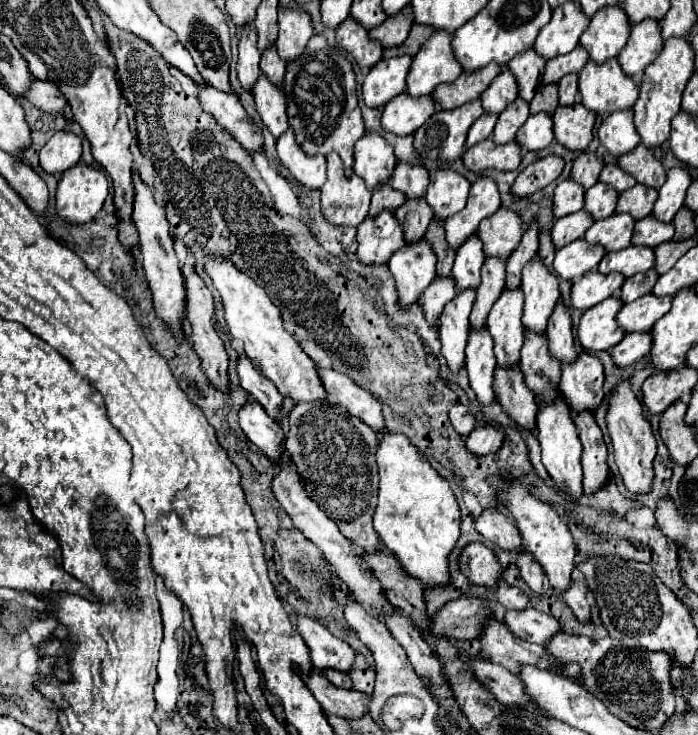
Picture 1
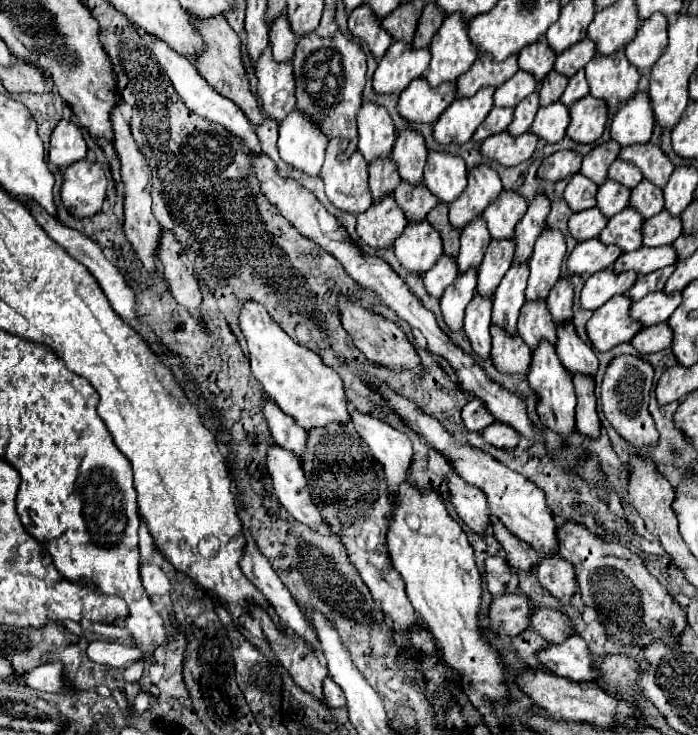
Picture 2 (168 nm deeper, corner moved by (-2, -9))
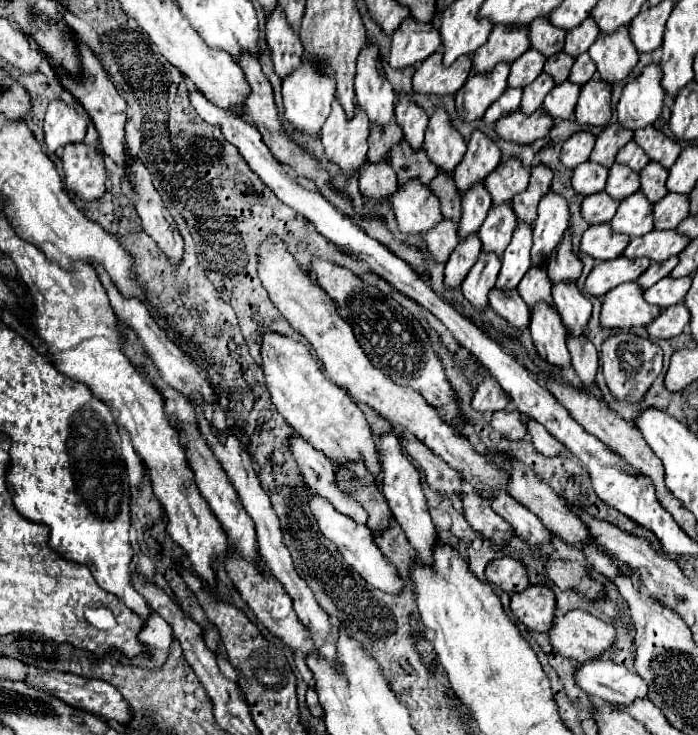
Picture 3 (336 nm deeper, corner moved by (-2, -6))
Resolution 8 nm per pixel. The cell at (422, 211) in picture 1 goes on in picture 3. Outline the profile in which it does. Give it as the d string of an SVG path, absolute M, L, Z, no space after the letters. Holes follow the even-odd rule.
M404 139L398 143L398 149L390 153L390 165L398 175L400 183L406 183L412 177L418 177L424 185L428 185L436 175L438 167L428 161L424 149L410 149Z

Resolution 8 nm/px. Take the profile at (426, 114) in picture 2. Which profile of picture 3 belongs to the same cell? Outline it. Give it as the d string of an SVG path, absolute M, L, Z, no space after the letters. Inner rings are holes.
M436 51L432 57L422 61L414 75L414 89L420 93L454 95L470 75L470 57L458 57L454 65L442 65L442 53Z

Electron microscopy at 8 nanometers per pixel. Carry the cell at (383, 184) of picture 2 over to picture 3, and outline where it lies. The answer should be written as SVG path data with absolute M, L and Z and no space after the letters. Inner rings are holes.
M398 123L386 125L386 129L374 129L370 127L370 137L368 137L368 159L370 161L380 161L388 159L392 145L396 145L402 139L402 129L398 129Z

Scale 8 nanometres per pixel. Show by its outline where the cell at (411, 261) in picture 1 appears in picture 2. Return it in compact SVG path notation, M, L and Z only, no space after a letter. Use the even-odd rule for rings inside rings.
M426 220L418 224L408 224L394 244L394 252L408 272L420 276L430 270L444 254L438 232Z

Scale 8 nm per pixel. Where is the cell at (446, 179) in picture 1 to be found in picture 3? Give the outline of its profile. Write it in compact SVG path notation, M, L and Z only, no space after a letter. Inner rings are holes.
M434 107L426 129L424 149L428 159L444 173L454 173L458 161L462 161L466 153L466 141L452 127L450 115L444 111L444 107Z

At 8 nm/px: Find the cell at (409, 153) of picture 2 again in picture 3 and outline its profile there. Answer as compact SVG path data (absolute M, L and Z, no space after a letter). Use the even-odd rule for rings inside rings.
M404 93L398 95L396 99L396 121L404 131L406 141L412 145L412 149L420 149L420 145L424 143L424 131L428 125L428 113L416 105L414 101L410 101Z

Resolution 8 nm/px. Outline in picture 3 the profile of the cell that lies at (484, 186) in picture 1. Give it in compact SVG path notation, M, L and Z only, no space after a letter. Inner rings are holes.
M478 129L472 131L468 139L468 149L462 161L458 163L458 169L454 171L454 181L460 193L468 191L478 181L484 181L490 175L490 171L496 169L500 159L502 159L502 153L498 145L482 131Z

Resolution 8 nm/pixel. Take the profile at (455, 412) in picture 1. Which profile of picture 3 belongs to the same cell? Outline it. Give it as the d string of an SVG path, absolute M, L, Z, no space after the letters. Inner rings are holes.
M486 375L484 381L476 387L476 395L472 399L472 407L476 411L502 411L502 409L508 409L510 407L510 397L506 391L500 389L498 381L494 381L494 377Z

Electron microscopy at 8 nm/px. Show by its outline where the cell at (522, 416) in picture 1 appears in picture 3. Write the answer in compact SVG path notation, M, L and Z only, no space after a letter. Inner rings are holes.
M492 289L488 293L490 305L496 313L500 313L508 323L516 325L518 329L526 329L530 323L530 309L526 309L526 303L522 297L518 297L518 289L514 293L506 293L504 289Z

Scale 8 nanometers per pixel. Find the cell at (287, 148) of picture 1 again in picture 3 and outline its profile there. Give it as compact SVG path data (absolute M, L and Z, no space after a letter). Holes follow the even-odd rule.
M302 59L300 67L294 69L294 73L290 73L290 77L286 77L282 81L282 95L284 95L284 117L288 123L292 123L294 127L302 129L302 131L310 131L310 133L318 133L320 127L324 125L324 121L330 115L330 105L334 99L334 79L330 77L322 77L322 71L316 69L318 65L310 65L310 61Z

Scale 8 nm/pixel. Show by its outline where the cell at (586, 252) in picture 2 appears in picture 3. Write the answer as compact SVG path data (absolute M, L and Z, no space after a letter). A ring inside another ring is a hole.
M602 223L602 225L592 225L584 233L580 251L586 255L592 255L596 261L608 261L622 255L628 243L630 243L628 235L614 233L610 229L610 223Z

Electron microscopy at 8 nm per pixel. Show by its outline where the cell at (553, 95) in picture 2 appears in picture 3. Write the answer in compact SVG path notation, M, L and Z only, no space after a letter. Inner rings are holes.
M560 51L560 53L556 53L554 57L548 57L548 59L546 59L544 71L550 73L556 83L562 83L562 81L568 79L572 65L574 65L574 59L572 59L568 53Z

